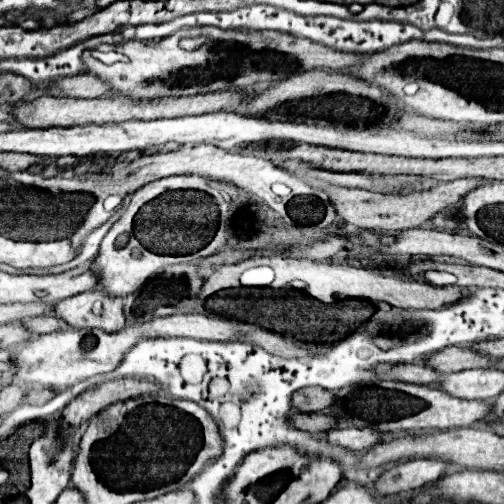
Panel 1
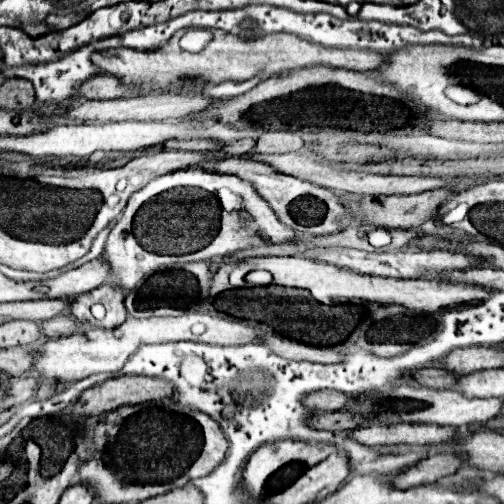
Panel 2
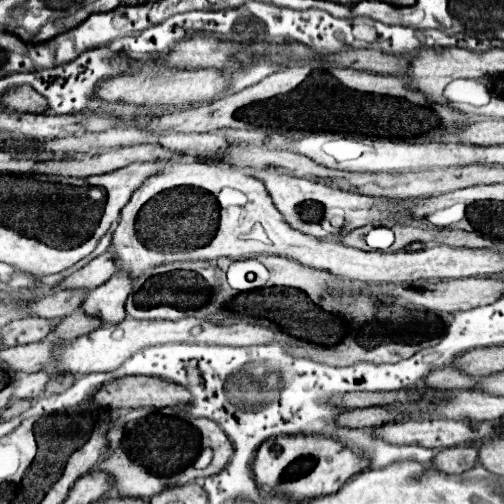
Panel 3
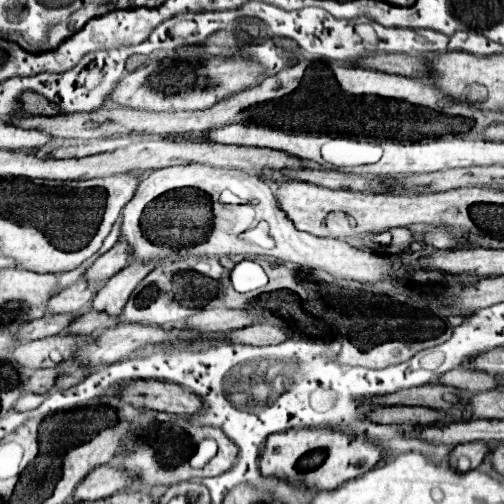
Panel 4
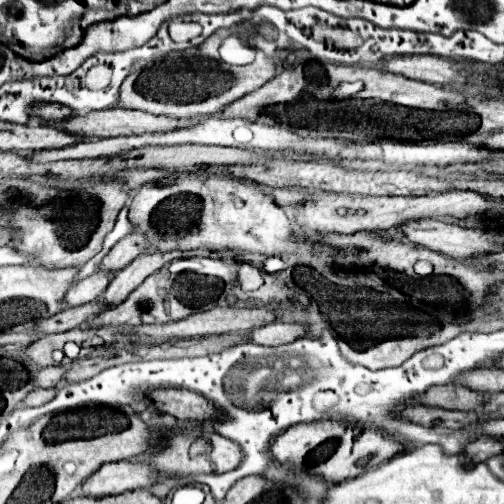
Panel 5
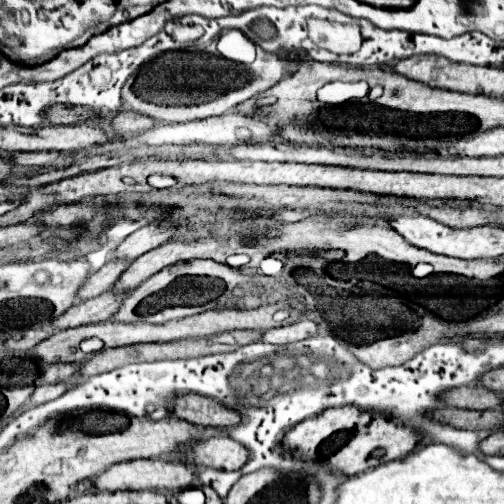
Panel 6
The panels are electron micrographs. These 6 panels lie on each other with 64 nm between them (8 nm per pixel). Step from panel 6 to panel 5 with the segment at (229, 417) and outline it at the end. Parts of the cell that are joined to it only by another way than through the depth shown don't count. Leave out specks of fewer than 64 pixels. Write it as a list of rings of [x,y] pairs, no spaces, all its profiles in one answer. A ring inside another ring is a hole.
[[[154,390],[152,400],[160,412],[170,414],[178,420],[208,422],[220,418],[218,410],[208,398],[190,390]]]

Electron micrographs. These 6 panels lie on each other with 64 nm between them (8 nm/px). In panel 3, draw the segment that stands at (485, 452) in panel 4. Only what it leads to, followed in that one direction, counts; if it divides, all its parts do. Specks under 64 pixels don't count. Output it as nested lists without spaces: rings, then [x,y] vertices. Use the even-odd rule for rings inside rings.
[[[474,444],[470,446],[454,446],[446,448],[436,456],[434,466],[446,474],[462,474],[466,468],[474,468],[478,462],[478,448]]]

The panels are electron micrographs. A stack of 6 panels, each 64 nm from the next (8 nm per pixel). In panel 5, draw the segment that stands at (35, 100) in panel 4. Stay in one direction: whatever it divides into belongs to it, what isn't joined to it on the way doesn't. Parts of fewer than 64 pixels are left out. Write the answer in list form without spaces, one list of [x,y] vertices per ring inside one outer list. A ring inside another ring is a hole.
[[[38,104],[34,108],[34,112],[36,112],[36,116],[40,116],[46,122],[64,122],[70,116],[74,116],[74,112],[70,108],[60,106],[60,104]]]

